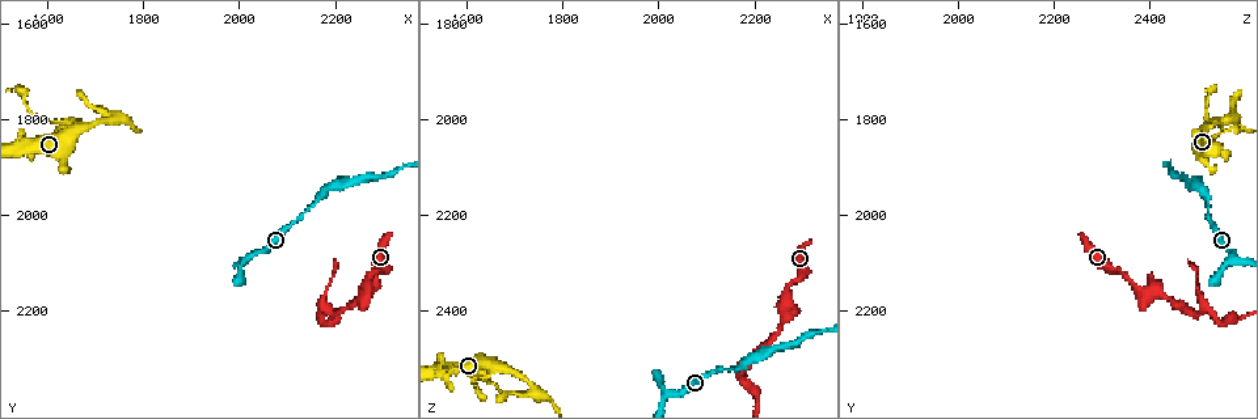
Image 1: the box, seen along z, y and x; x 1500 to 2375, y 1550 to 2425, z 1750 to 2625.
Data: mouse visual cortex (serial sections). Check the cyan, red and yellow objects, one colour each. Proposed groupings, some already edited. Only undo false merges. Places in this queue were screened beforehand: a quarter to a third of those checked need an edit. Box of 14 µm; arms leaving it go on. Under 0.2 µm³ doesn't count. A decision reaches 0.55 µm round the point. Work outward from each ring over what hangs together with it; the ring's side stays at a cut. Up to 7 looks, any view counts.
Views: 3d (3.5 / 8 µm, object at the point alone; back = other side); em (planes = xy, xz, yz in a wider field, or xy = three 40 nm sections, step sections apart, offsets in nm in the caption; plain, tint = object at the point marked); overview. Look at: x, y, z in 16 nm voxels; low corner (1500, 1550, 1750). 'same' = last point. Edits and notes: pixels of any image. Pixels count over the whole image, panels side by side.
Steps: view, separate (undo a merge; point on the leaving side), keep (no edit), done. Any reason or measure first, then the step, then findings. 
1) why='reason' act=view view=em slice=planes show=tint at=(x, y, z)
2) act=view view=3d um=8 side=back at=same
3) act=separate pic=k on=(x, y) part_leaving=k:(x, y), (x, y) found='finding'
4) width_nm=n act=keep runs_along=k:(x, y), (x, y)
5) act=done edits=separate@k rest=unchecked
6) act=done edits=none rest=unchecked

why='calibre changes' act=view view=3d um=3.5 at=(2275, 2120, 2340)

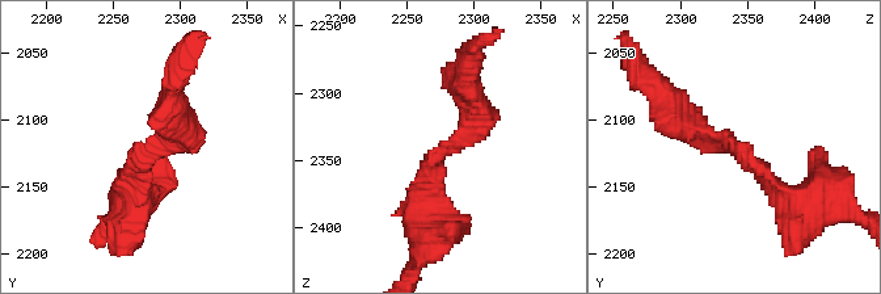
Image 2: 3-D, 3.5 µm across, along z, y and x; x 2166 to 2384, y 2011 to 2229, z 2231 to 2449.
why='need the tissue' act=view view=em slice=planes show=tint at=(2280, 2124, 2344)

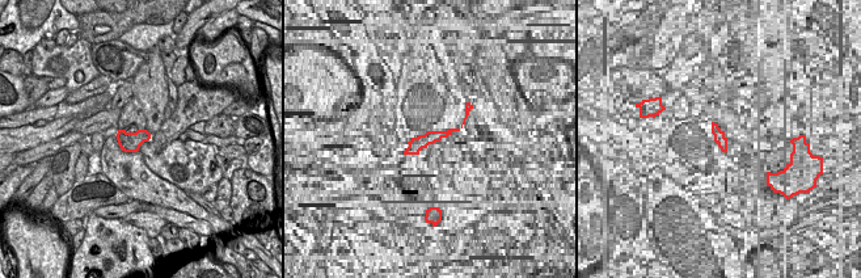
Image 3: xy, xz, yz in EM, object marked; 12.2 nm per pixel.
act=keep runs_along=2:(685, 125), (802, 201) found='all the same cell'

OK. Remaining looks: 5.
why='narrows sharply' act=view view=3d um=3.5 at=(2170, 2225, 2535)

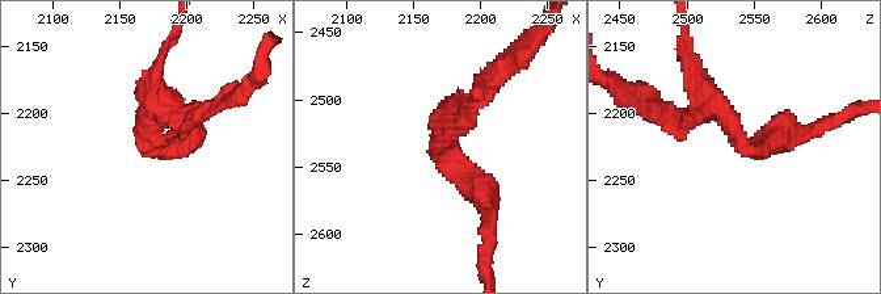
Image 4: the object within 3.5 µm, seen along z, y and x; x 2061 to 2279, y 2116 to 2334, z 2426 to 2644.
act=keep found='one cell here'

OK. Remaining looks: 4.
act=view view=3d um=3.5 at=(1660, 1820, 2520)

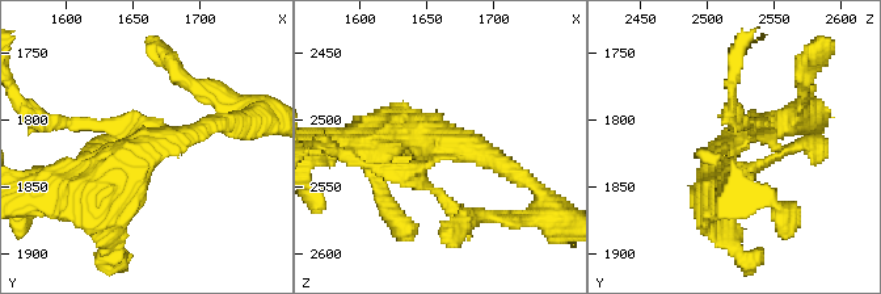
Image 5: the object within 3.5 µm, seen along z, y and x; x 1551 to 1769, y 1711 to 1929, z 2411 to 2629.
why='now the EM' act=view view=em slice=xy step=1 show=tint at=(1668, 1818, 2516)

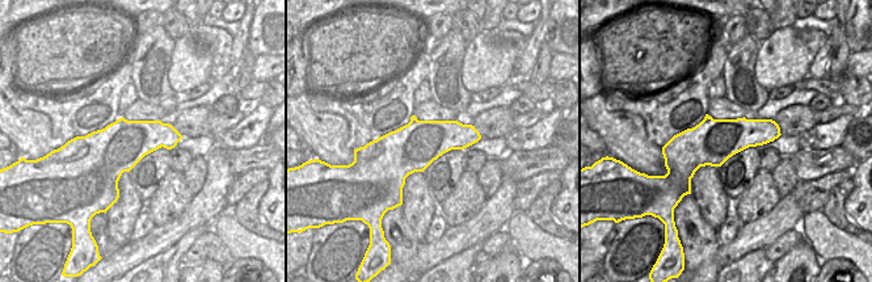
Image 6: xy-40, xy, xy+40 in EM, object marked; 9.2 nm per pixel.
width_nm=440 act=keep runs_along=5:(83, 189), (227, 121) found='continuous, no second cell'

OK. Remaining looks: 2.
act=done edits=none rest=unchecked

